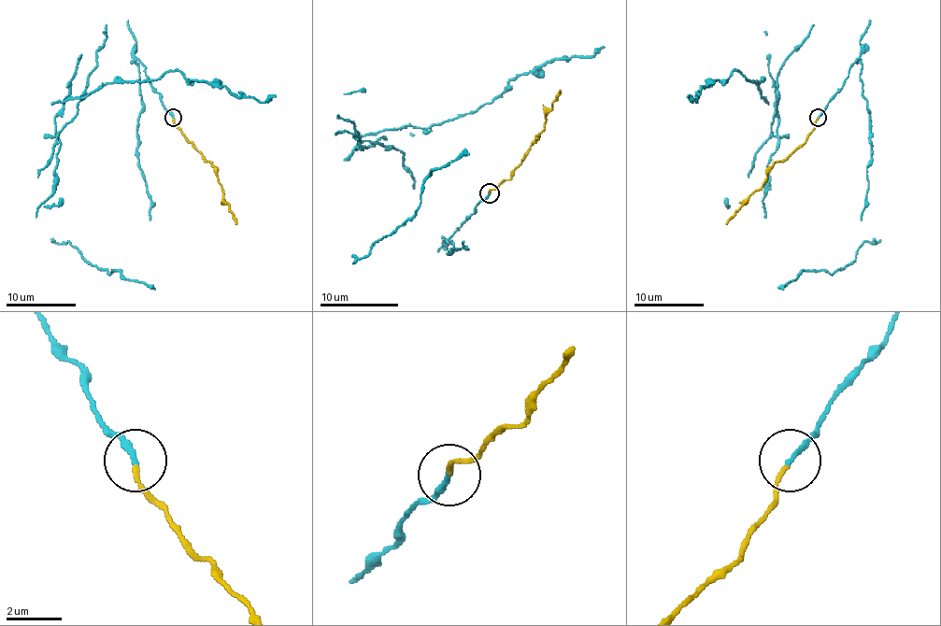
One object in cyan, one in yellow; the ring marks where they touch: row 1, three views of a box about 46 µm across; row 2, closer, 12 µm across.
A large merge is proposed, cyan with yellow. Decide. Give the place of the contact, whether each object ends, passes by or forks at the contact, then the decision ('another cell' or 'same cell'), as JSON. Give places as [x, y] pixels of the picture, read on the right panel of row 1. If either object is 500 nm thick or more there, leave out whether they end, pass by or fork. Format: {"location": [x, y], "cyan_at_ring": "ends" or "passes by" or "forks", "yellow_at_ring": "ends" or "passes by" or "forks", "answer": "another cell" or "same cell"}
{"location": [818, 118], "cyan_at_ring": "ends", "yellow_at_ring": "ends", "answer": "another cell"}

